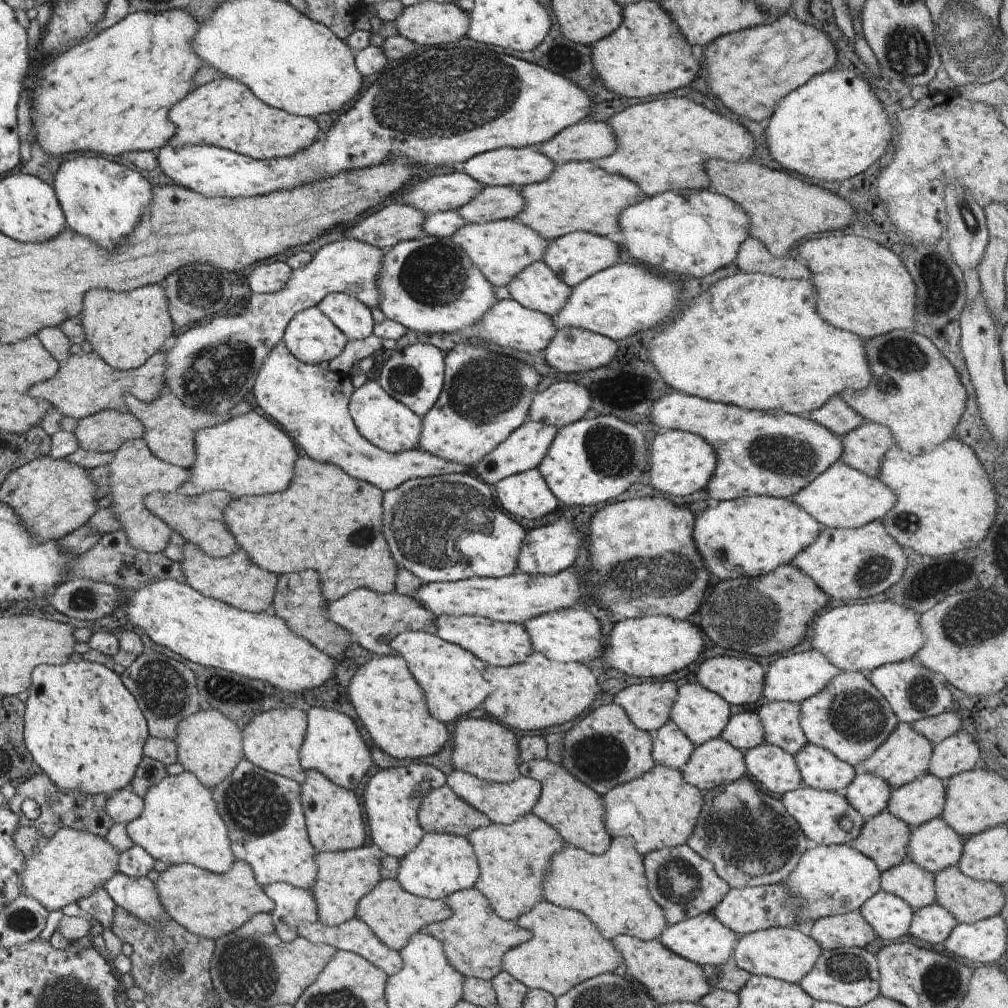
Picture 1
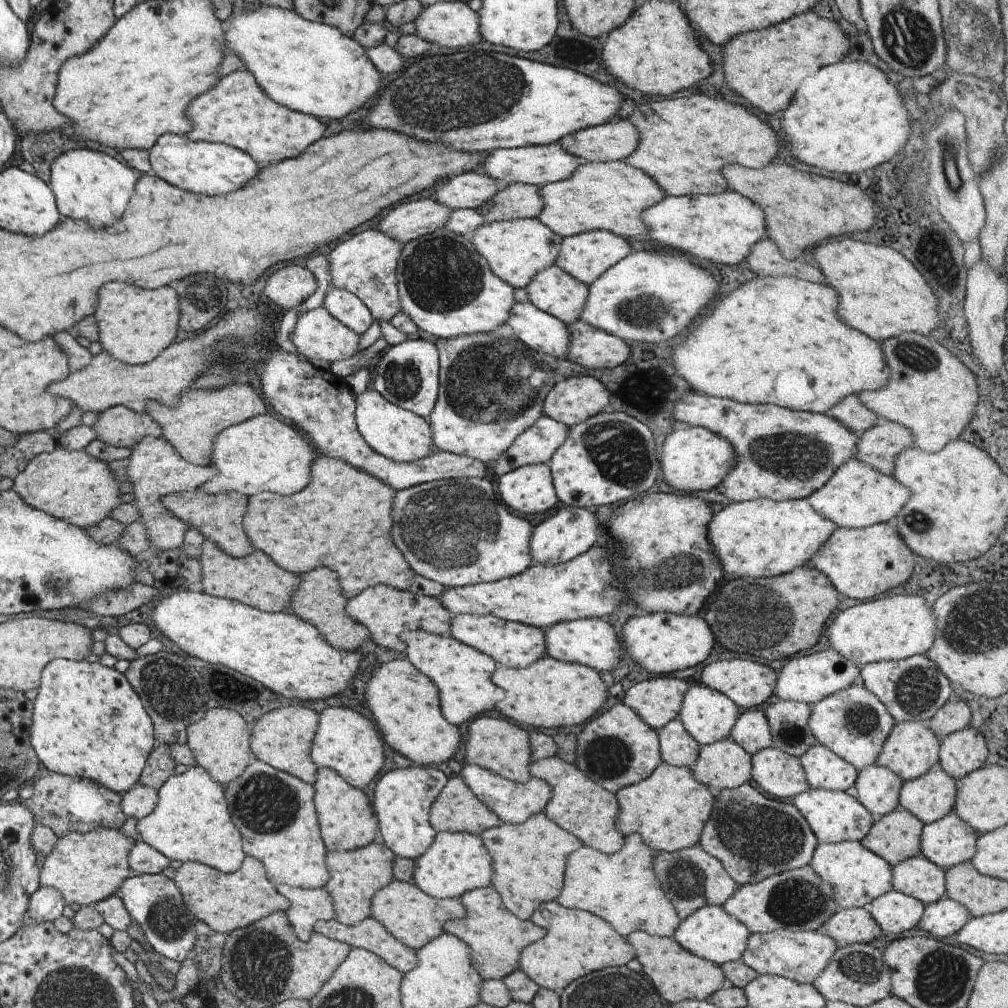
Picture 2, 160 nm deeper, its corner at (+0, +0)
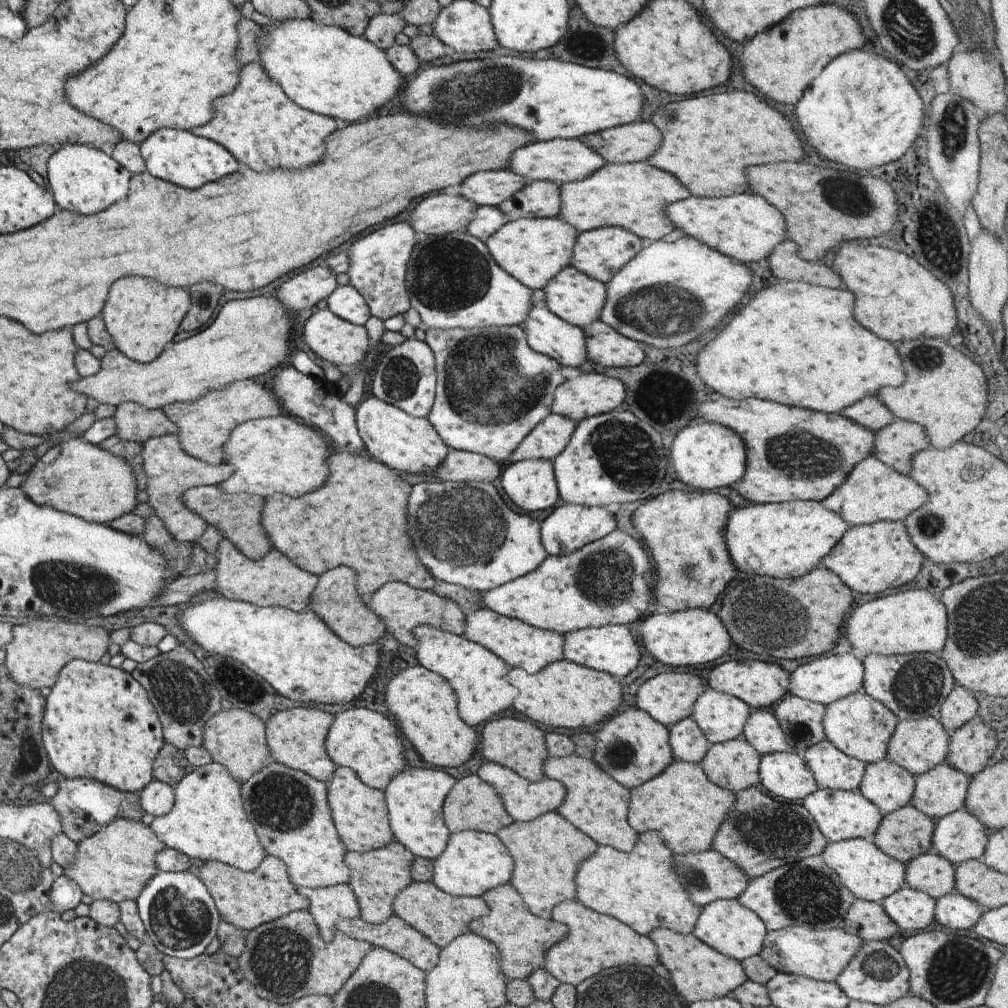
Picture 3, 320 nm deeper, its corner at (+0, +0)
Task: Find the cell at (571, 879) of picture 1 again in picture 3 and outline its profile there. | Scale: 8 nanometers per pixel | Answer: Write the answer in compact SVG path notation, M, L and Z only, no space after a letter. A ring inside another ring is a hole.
M656 831L639 833L630 852L599 845L597 851L579 865L575 876L575 900L620 920L641 935L648 936L657 928L690 934L704 907L699 907L682 886L674 857L675 854Z

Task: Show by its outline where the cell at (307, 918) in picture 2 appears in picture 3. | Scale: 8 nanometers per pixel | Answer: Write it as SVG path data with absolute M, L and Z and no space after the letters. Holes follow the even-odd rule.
M348 883L328 888L297 889L310 901L309 911L317 924L319 935L326 942L330 942L336 936L338 921L352 920L360 916L358 899Z

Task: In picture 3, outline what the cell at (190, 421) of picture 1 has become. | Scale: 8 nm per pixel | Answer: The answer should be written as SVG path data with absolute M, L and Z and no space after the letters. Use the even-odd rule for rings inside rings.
M253 379L229 384L222 390L210 391L200 399L189 403L172 403L162 410L174 424L177 424L182 448L190 453L190 456L213 465L224 462L225 446L239 424L282 414L280 401L275 393L272 390L266 390L265 386L260 386Z

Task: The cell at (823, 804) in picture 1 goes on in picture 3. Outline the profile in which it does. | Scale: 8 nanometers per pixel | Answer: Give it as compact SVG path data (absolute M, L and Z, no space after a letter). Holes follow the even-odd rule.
M819 788L800 803L814 817L822 834L833 843L858 837L872 838L883 819L879 808L861 792Z

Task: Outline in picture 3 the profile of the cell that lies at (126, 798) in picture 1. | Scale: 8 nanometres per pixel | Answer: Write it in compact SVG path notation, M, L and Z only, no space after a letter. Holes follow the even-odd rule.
M154 780L140 792L142 808L155 817L168 814L176 800L175 788L171 784Z

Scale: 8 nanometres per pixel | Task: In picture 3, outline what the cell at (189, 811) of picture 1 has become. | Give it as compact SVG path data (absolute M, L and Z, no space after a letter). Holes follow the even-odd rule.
M220 763L196 767L177 784L172 810L156 817L150 826L166 848L177 850L190 859L200 858L204 863L220 861L243 871L256 870L268 854L244 810L241 784Z

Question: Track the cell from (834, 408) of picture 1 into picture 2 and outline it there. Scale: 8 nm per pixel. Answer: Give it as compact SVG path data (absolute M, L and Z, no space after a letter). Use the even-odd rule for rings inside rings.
M859 395L847 396L825 413L839 420L859 436L865 430L883 421L877 412L872 411L862 402Z

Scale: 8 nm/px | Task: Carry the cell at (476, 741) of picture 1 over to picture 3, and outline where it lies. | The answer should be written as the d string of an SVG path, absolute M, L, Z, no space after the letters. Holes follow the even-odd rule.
M496 718L484 725L482 741L478 754L483 761L490 761L515 770L521 777L533 783L541 781L545 776L544 763L550 757L546 746L544 732L536 724L522 718Z

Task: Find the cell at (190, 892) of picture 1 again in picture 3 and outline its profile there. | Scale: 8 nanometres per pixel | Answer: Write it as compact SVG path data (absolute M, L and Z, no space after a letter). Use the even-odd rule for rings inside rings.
M266 855L253 871L243 871L220 861L206 861L199 870L198 878L215 900L222 920L248 932L292 911L309 910L310 901L298 892L298 886L290 880L285 861L277 856Z

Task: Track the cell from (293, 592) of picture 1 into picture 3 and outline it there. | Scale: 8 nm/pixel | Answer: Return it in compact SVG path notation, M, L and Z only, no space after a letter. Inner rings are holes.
M346 566L334 568L320 576L320 582L311 596L309 610L314 611L322 620L336 632L342 640L355 647L363 647L380 642L387 631L386 623L368 606L367 598L361 596L358 590L359 578Z

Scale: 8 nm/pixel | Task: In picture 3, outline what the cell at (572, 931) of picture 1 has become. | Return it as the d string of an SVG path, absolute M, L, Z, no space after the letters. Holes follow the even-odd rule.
M561 902L553 908L551 918L568 928L567 935L547 952L544 969L561 984L577 986L583 980L610 967L620 965L640 965L653 967L661 964L656 946L647 935L638 934L627 924L614 917L596 912L582 903Z

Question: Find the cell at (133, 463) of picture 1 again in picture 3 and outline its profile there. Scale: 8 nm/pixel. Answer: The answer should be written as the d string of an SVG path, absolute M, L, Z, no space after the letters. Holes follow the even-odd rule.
M178 435L152 437L142 445L141 456L144 458L144 470L148 480L148 503L154 507L156 515L164 521L165 527L172 536L175 536L181 543L198 544L198 539L208 528L208 523L185 505L184 494L192 487L219 485L233 475L235 468L230 463L213 465L190 456L190 453L182 448Z

